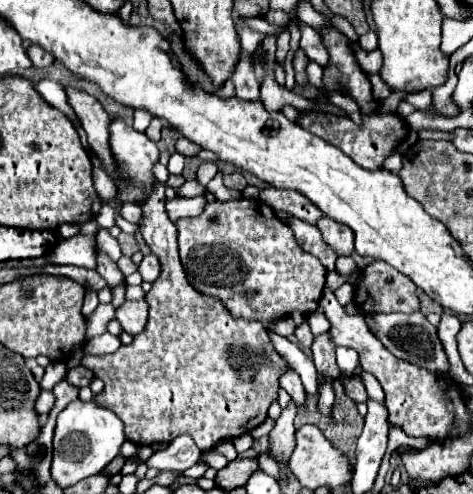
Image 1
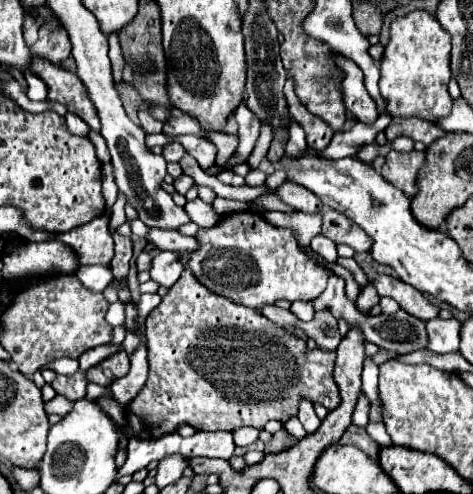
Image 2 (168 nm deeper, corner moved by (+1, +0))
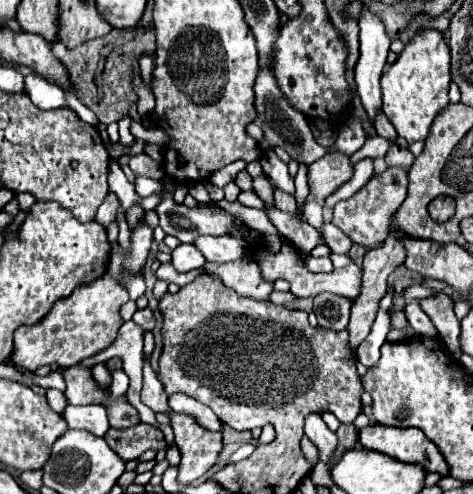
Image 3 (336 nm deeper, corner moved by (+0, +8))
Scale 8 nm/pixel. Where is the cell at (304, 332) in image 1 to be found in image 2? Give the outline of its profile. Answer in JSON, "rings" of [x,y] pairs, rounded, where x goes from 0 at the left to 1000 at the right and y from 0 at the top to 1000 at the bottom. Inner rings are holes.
{"rings":[[[615,611],[615,623],[611,623],[628,644],[641,644],[641,648],[658,648],[666,628],[662,628],[662,615],[658,611]]]}

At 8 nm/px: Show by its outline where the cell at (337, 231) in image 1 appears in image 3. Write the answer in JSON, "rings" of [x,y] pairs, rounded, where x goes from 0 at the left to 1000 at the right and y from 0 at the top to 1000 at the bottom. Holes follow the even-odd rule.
{"rings":[[[820,340],[808,352],[791,352],[782,368],[770,381],[761,381],[744,401],[723,405],[706,417],[702,453],[715,457],[727,474],[736,474],[744,490],[765,494],[774,502],[795,502],[820,482],[825,441],[854,409],[858,381],[863,381],[863,352],[846,348],[846,340]]]}

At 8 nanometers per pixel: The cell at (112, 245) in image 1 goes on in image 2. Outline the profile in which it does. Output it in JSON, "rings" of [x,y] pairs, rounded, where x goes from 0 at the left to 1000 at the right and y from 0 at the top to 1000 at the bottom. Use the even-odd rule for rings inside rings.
{"rings":[[[252,389],[243,413],[237,417],[237,429],[230,445],[230,464],[237,474],[254,455],[266,449],[264,413],[264,397],[256,389]]]}

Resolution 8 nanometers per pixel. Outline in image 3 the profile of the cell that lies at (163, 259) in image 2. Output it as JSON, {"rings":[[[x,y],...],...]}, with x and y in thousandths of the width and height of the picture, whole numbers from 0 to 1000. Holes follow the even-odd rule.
{"rings":[[[381,494],[376,502],[364,506],[364,538],[376,551],[397,551],[397,547],[423,543],[431,534],[436,534],[431,518],[406,494]]]}

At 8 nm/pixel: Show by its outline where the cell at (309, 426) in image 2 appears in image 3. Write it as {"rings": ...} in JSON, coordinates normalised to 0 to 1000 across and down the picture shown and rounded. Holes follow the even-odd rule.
{"rings":[[[651,838],[643,874],[668,899],[668,907],[677,911],[677,931],[681,935],[693,935],[698,919],[710,907],[710,879],[685,858],[681,842],[677,838]]]}

